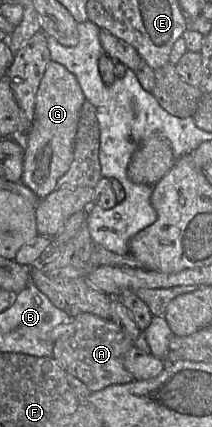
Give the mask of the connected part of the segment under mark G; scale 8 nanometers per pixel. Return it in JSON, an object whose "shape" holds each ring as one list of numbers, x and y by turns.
{"shape":[[50,60,36,93,32,125,22,136,24,158,20,182,29,187,40,199,57,189,58,180,70,167,84,101,85,96,75,75,60,63]]}

